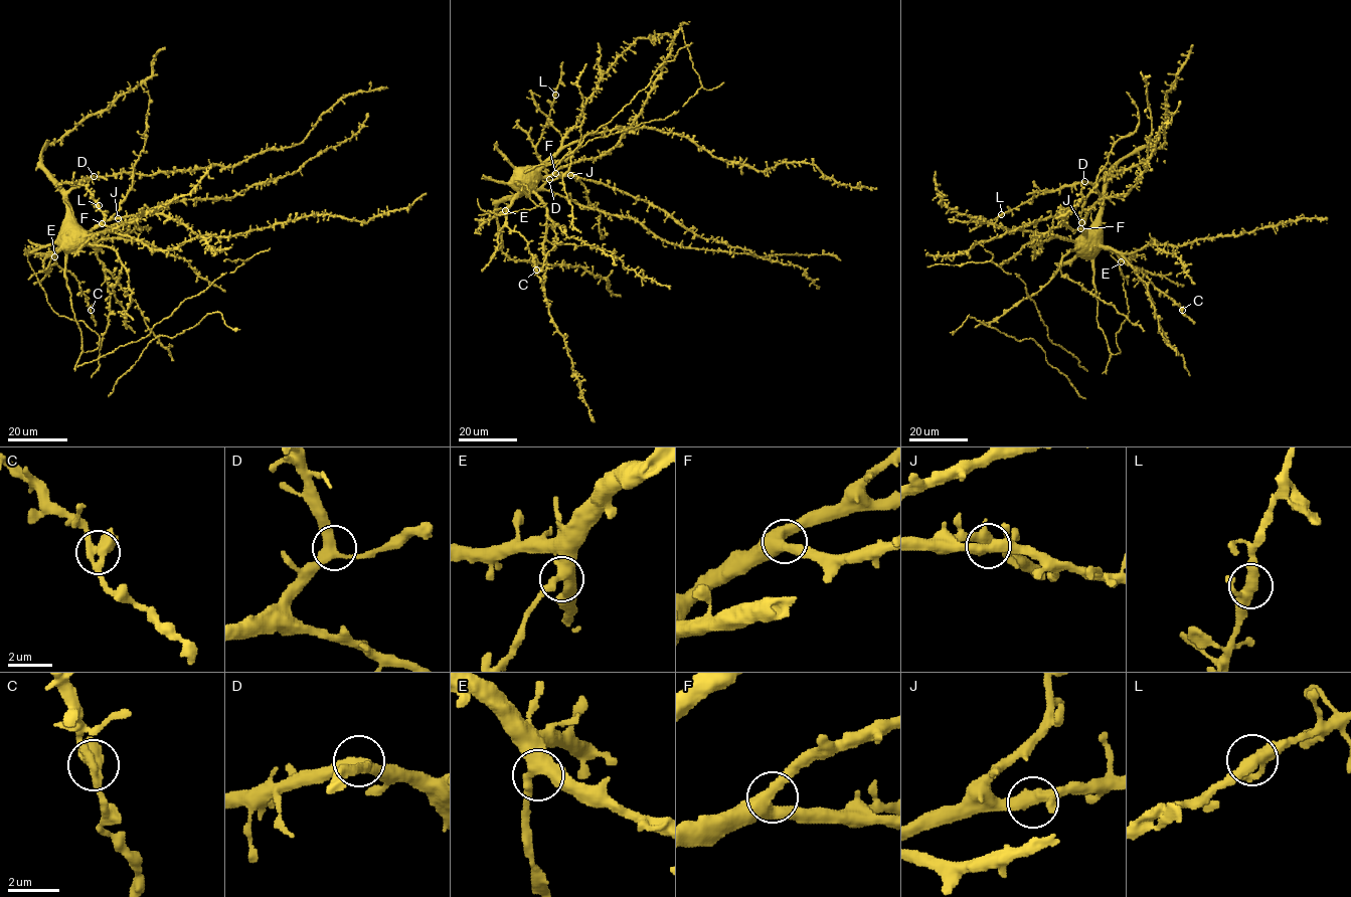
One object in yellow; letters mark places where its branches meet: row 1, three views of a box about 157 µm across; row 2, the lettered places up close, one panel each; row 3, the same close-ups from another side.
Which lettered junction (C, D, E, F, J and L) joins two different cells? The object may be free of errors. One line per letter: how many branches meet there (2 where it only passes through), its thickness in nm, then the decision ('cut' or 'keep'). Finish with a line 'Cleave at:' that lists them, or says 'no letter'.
C: 3 | 400 nm | keep
D: 3 | 380 nm | keep
E: 3 | 440 nm | keep
F: 3 | 440 nm | keep
J: 3 | 380 nm | keep
L: 3 | 380 nm | keep
Cleave at: no letter

